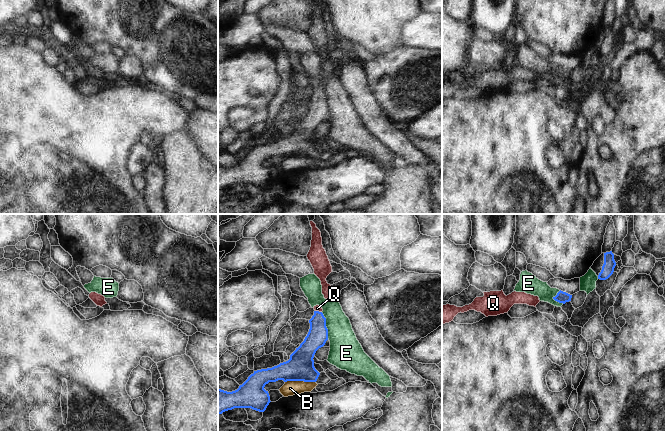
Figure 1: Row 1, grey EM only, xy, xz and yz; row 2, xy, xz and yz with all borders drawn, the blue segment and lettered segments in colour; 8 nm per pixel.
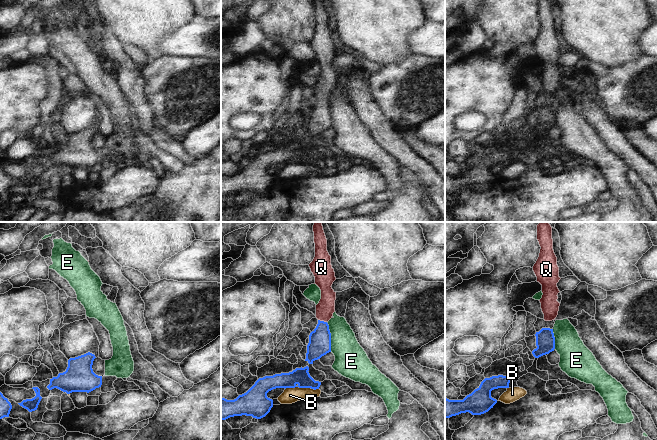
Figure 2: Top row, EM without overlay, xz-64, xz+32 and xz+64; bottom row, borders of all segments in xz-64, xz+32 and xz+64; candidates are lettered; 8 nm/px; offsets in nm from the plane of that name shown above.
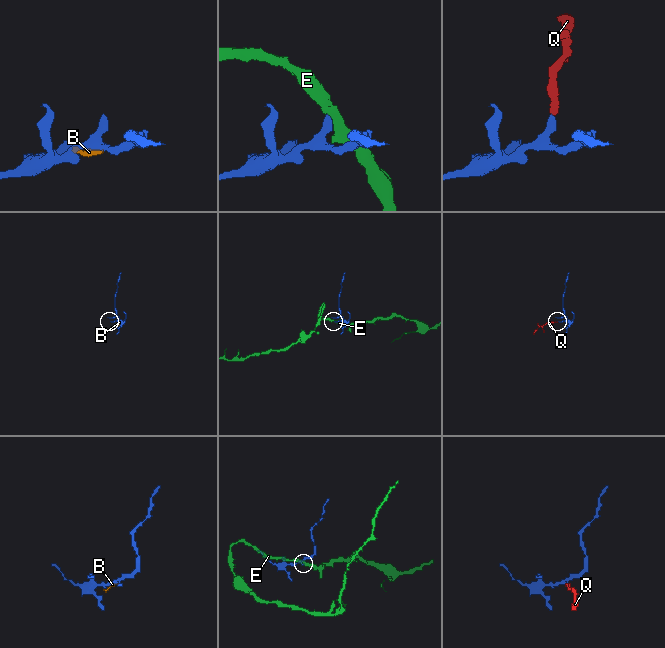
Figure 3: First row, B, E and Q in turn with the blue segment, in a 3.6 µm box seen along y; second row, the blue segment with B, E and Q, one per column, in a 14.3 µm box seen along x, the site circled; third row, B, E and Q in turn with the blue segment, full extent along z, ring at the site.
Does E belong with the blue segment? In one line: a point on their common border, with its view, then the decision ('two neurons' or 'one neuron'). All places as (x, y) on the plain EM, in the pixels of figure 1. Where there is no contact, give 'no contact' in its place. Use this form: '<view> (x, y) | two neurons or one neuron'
xz (325, 101) | two neurons

